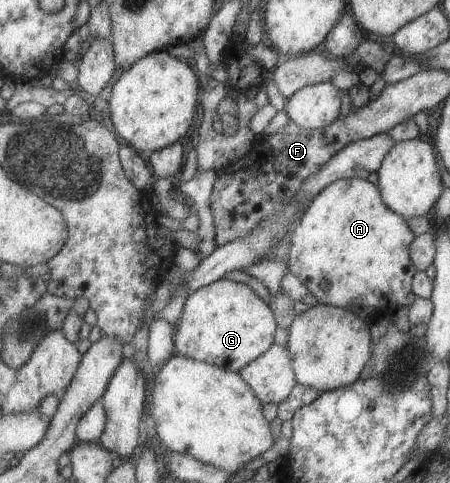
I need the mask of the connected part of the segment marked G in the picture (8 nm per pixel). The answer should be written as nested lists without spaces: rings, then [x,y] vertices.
[[[220,278],[189,293],[183,304],[180,320],[174,328],[172,339],[176,355],[216,365],[226,371],[237,372],[241,367],[262,355],[273,343],[277,328],[273,313],[248,285]]]

